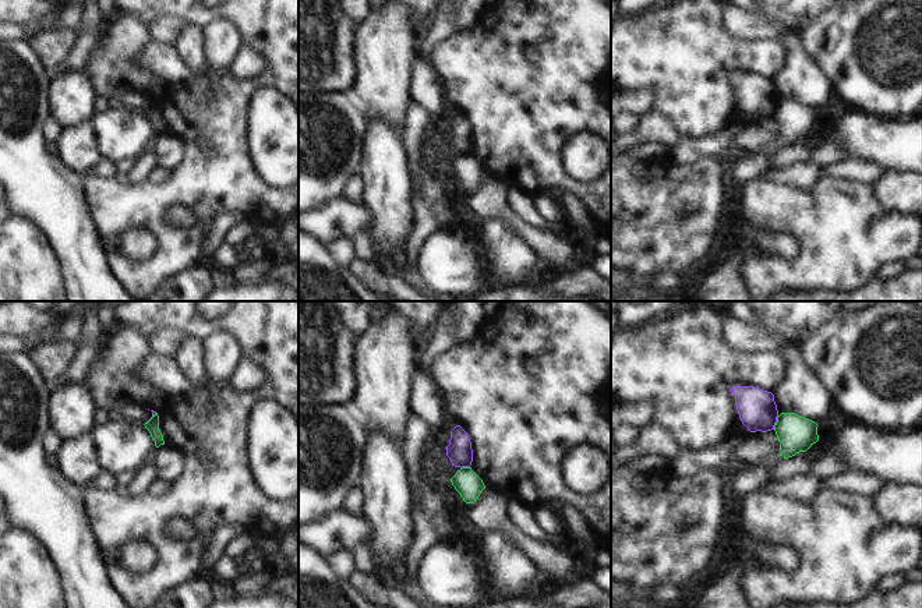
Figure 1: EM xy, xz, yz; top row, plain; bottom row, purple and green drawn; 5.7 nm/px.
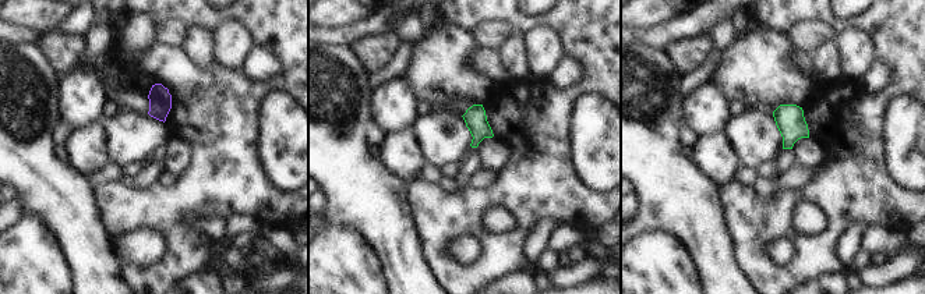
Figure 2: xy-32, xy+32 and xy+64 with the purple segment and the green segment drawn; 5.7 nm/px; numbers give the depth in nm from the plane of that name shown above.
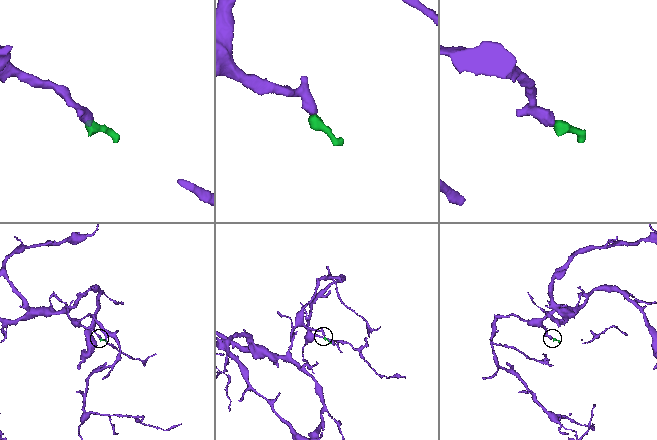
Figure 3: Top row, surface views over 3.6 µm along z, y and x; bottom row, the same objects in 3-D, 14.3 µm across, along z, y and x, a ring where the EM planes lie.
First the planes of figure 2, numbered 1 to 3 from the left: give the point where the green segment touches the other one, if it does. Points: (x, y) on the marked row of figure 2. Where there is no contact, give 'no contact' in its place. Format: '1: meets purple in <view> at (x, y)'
1: no contact
2: no contact
3: no contact

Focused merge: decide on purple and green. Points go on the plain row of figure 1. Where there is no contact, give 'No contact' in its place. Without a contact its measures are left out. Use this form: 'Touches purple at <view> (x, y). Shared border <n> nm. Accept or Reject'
Touches purple at yz (776, 109). Shared border 90 nm. Reject

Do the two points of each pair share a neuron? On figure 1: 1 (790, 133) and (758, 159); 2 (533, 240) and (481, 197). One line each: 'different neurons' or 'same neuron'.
1: same neuron
2: same neuron

